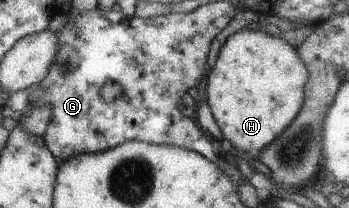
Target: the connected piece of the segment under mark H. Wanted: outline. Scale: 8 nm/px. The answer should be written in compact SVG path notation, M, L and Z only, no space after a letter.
M241 28L229 35L220 46L214 66L206 72L200 88L212 117L224 137L224 144L234 153L256 158L258 151L270 143L298 113L303 100L303 87L309 70L293 48L282 36L272 36L262 31Z

